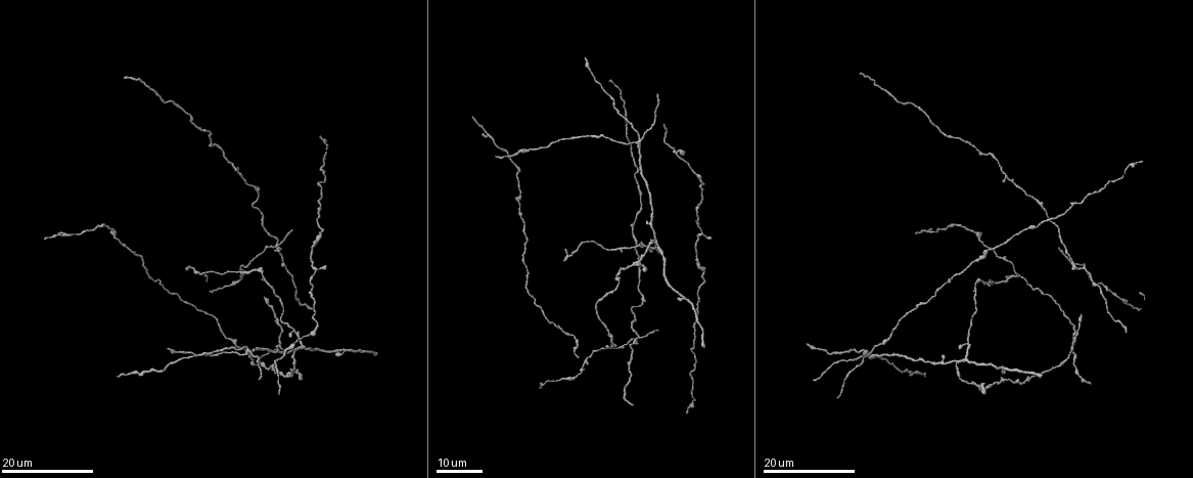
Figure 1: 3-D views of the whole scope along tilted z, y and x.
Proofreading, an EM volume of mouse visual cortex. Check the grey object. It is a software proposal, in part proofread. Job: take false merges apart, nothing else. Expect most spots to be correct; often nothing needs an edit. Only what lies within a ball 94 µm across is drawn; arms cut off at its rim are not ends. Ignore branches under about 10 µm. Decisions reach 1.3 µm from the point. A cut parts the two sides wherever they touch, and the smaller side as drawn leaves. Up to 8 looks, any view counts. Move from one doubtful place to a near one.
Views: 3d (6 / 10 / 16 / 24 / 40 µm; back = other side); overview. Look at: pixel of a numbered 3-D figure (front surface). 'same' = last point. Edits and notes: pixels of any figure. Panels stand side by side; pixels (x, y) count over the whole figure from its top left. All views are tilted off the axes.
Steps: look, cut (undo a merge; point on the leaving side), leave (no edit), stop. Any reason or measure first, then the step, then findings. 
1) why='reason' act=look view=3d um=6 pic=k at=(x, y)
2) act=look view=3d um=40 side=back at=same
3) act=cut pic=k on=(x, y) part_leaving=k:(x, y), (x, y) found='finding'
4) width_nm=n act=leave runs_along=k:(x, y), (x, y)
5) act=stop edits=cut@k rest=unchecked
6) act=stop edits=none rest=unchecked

why='sudden change in width' act=look view=3d um=16 pic=1 at=(317, 271)

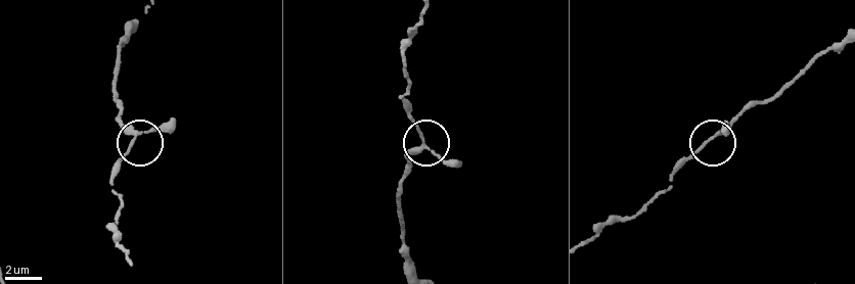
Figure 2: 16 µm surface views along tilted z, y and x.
why='zoom in' act=look view=3d um=6 pic=2 at=(707, 141)

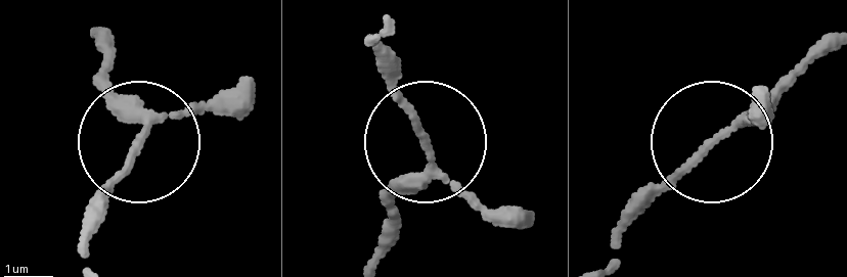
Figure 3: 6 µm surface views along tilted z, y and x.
act=leave runs_along=3:(375, 35), (383, 80), (425, 150), (382, 225) found='one cell here'

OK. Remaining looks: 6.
why='thin arm on a thick one' act=look view=3d um=16 pic=1 at=(637, 142)

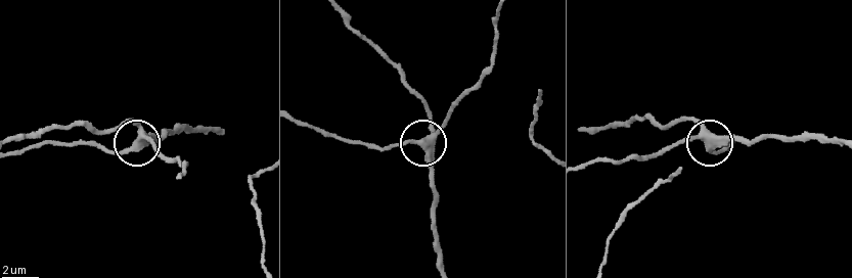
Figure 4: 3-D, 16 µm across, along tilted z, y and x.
act=look view=3d um=10 pic=4 at=(429, 139)

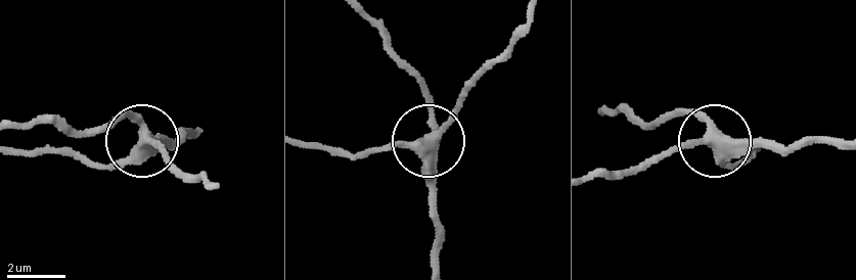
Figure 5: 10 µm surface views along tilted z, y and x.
arms=4 act=leave found='one cell here'

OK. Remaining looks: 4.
why='three arms meet' act=look view=3d um=16 pic=1 at=(656, 238)

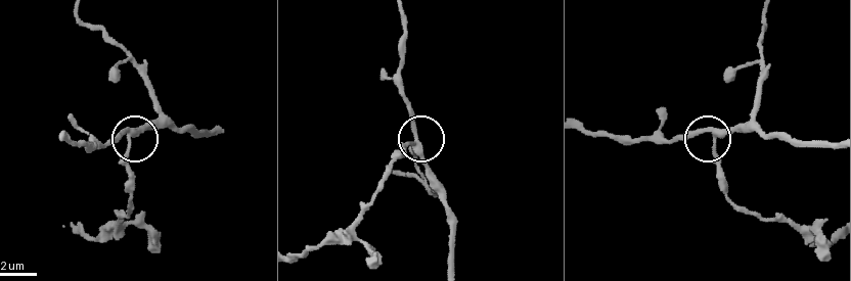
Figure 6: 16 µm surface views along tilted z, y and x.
act=look view=3d um=6 pic=6 at=(129, 131)

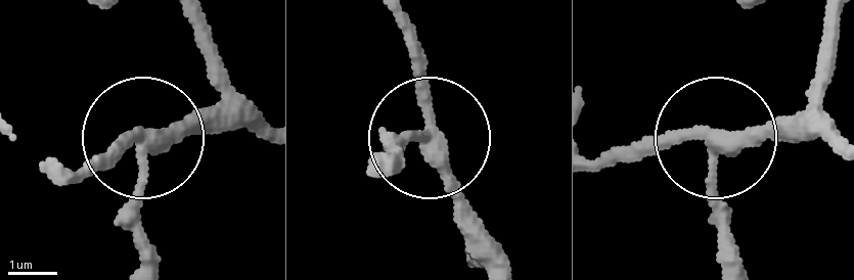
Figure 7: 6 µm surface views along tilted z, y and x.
side_arm_um=47 act=leave runs_along=7:(388, 170), (423, 138), (462, 243) found='continuous, no second cell'

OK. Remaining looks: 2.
why='four or more arms meet' act=look view=3d um=24 pic=1 at=(276, 247)

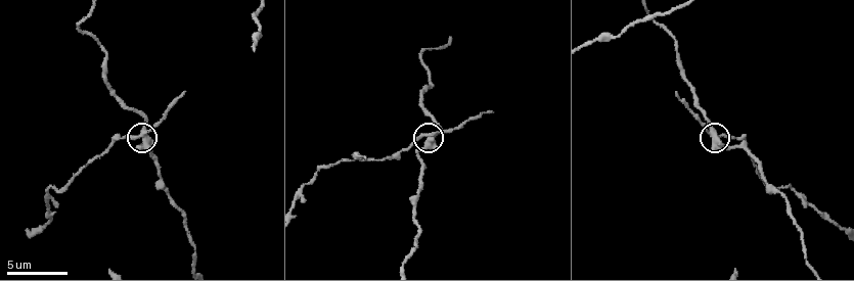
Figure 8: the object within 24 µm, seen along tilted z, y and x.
why='zoom in' act=look view=3d um=10 pic=8 at=(713, 134)

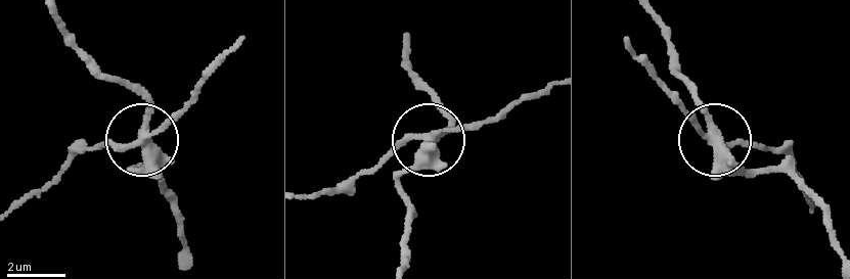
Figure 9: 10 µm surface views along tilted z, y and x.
width_nm=340 act=cut pic=9 on=(107, 143) part_leaving=9:(140, 139), (79, 152), (20, 199) found='two cells meet here'

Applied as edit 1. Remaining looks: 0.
act=stop edits=cut@9 rest=unchecked

